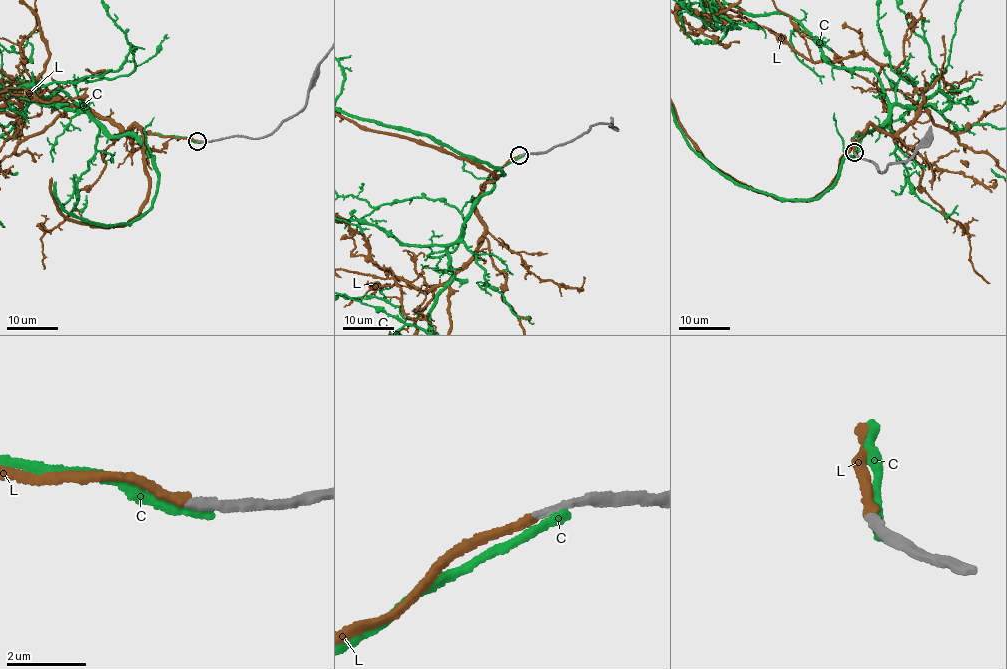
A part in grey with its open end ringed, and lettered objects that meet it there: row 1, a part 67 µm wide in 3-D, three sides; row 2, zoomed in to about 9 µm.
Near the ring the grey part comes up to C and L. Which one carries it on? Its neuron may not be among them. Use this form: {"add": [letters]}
{"add": ["L"]}

